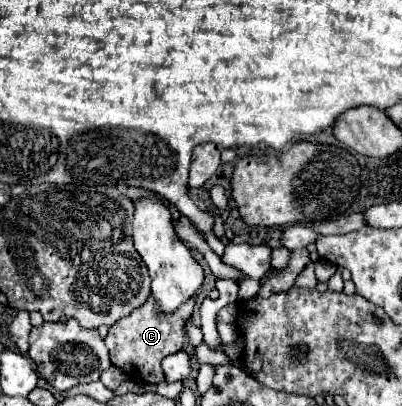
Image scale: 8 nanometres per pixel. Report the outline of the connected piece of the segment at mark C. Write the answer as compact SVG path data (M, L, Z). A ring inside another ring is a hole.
M153 296L147 298L145 306L139 306L139 310L133 310L133 314L121 318L117 324L109 328L109 334L105 336L105 346L109 348L111 364L121 368L131 380L141 382L163 382L165 376L161 372L161 360L169 356L171 352L179 352L185 344L185 332L183 324L191 318L195 306L195 298L189 298L181 310L175 310L173 314L159 314L157 302L153 302Z

